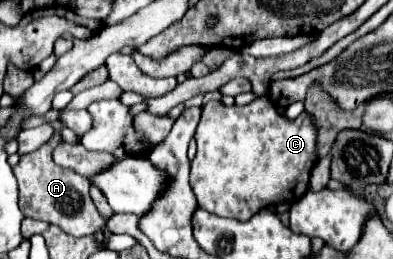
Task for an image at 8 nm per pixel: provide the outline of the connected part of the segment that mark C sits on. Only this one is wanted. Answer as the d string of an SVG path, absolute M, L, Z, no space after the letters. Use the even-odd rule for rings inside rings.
M266 96L252 100L246 106L224 106L220 100L212 100L202 106L202 118L196 130L198 152L192 160L190 170L190 186L196 194L198 206L208 210L210 214L250 220L258 210L268 208L278 202L298 200L308 190L308 180L312 166L316 162L316 126L312 118L302 112L300 120L284 120L282 114L272 108L272 102Z

